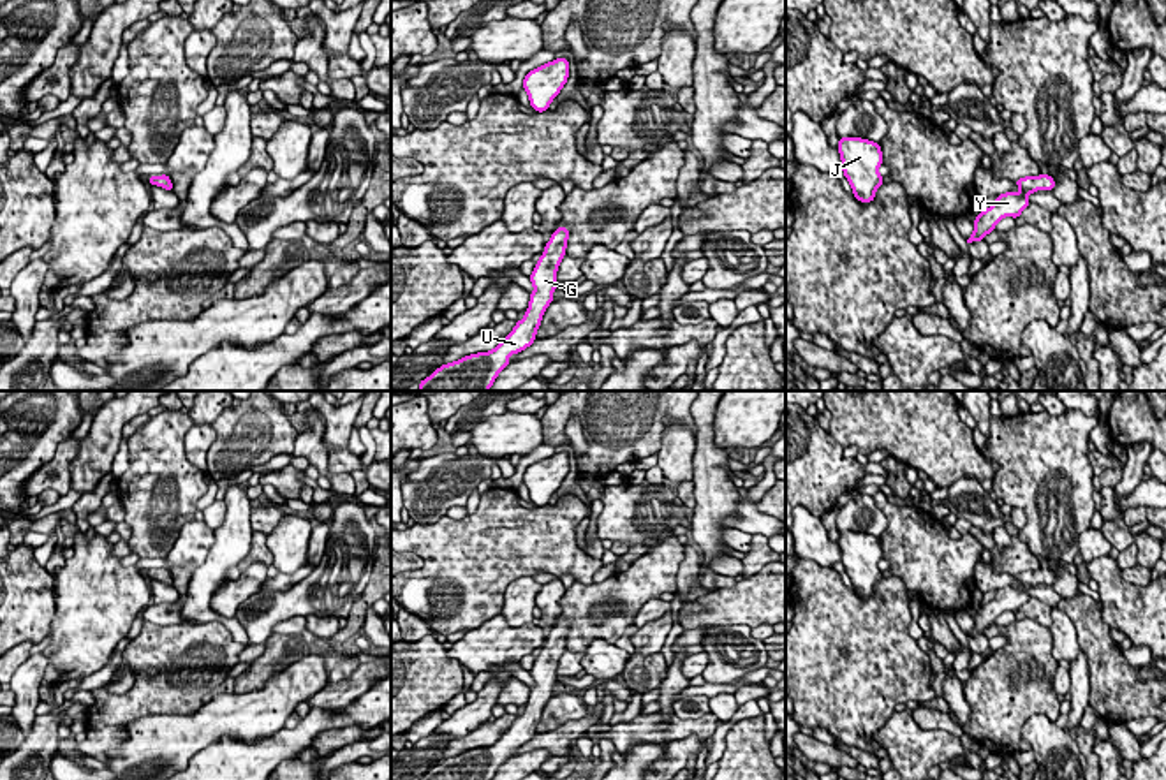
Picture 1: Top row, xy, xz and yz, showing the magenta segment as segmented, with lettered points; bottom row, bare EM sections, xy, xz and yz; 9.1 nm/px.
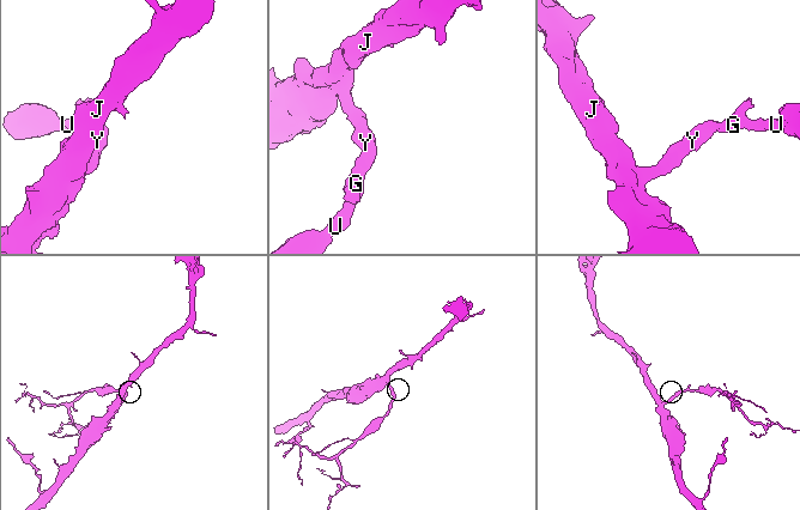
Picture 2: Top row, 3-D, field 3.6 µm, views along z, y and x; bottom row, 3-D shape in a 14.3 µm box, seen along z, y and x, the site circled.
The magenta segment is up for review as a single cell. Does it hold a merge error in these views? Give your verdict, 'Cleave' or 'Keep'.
Keep

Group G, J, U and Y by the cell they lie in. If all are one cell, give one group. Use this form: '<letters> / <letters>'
G J U Y

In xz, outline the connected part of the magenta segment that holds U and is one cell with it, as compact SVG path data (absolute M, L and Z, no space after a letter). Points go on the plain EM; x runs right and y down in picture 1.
M558 622L544 641L537 660L530 669L534 687L525 711L516 717L506 734L490 747L465 750L454 757L442 759L419 780L493 780L498 768L511 757L509 750L518 748L535 736L544 704L553 695L557 666L567 643L569 623Z

